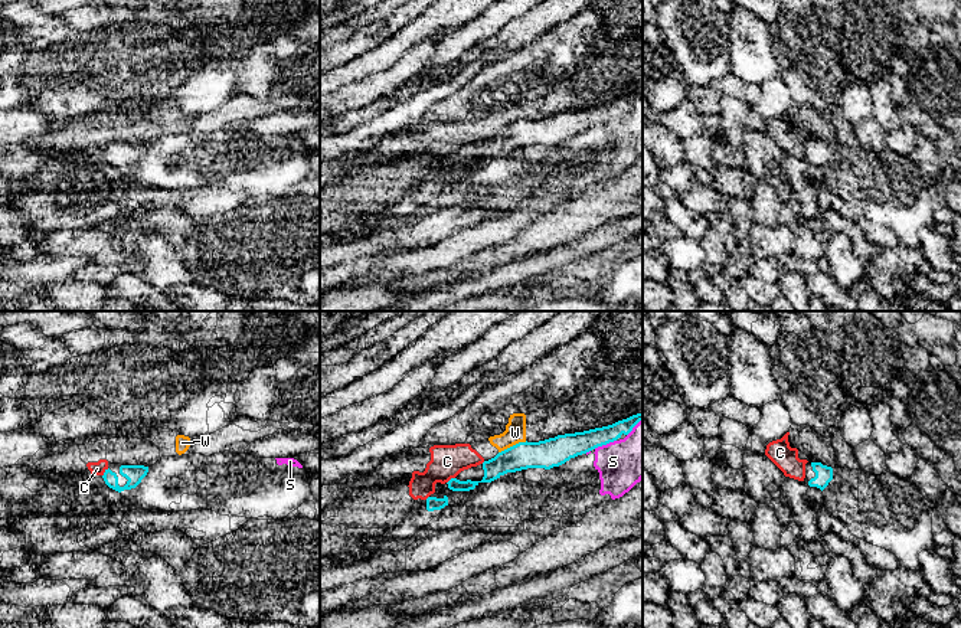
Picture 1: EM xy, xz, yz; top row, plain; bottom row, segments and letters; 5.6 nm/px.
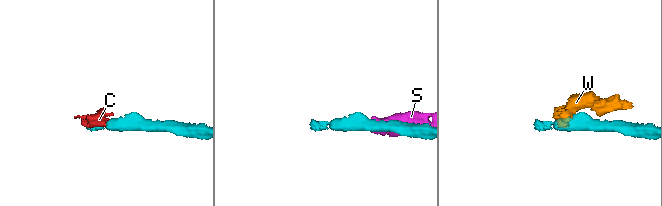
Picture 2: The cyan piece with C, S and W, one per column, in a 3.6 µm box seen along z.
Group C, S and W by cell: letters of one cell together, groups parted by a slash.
C / S / W

